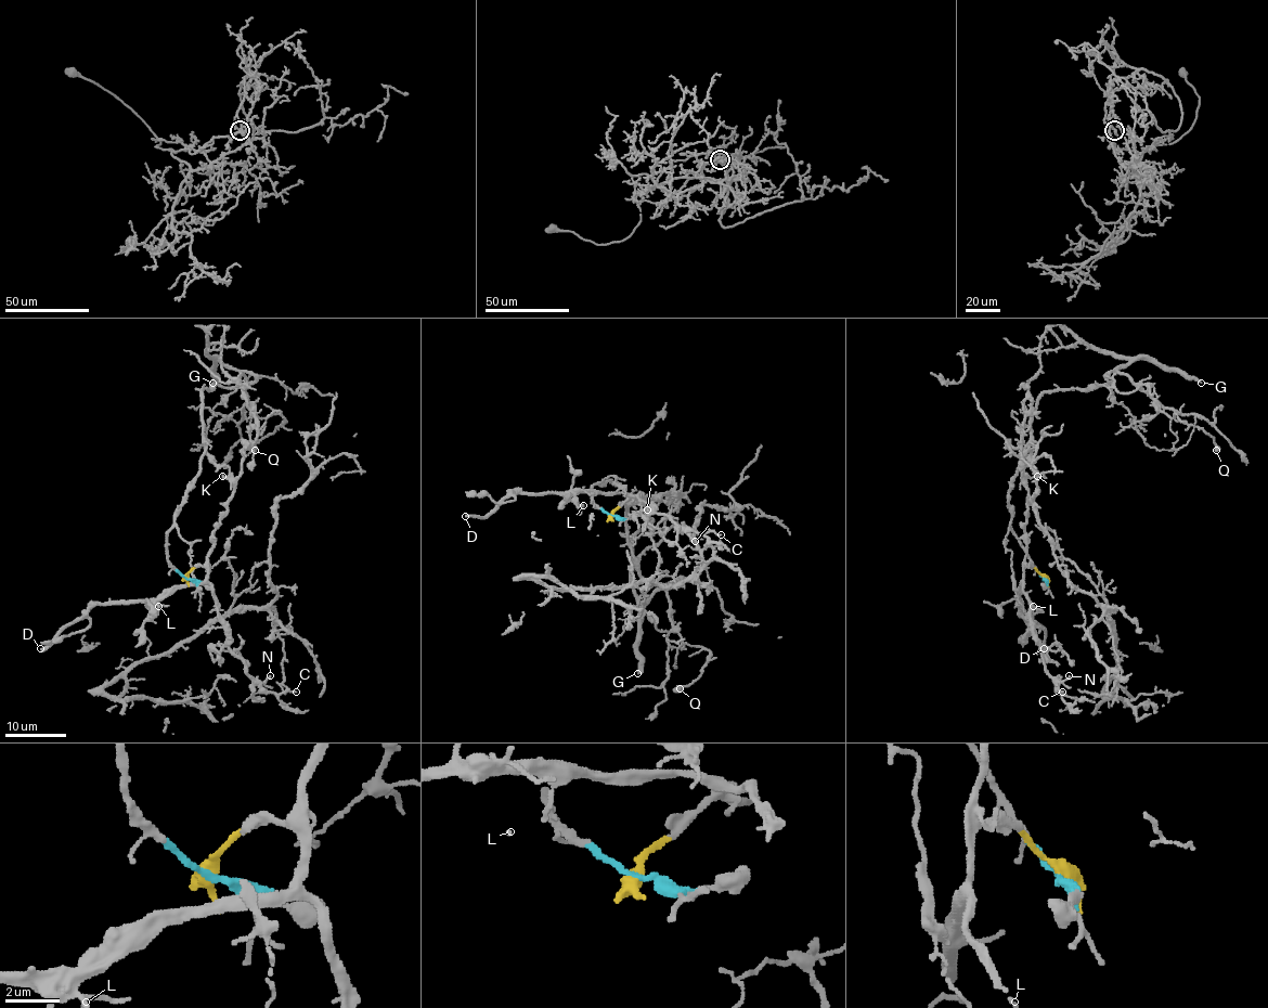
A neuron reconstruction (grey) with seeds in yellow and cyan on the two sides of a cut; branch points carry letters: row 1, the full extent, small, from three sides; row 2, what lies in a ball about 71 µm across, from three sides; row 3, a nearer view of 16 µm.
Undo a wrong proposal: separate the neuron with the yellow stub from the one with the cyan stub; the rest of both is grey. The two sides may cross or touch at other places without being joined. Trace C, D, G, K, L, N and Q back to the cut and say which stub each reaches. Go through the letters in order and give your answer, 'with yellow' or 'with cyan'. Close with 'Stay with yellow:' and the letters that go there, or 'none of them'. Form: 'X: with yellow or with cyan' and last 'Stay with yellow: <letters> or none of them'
C: with yellow
D: with yellow
G: with cyan
K: with yellow
L: with yellow
N: with yellow
Q: with cyan
Stay with yellow: C, D, K, L, N

